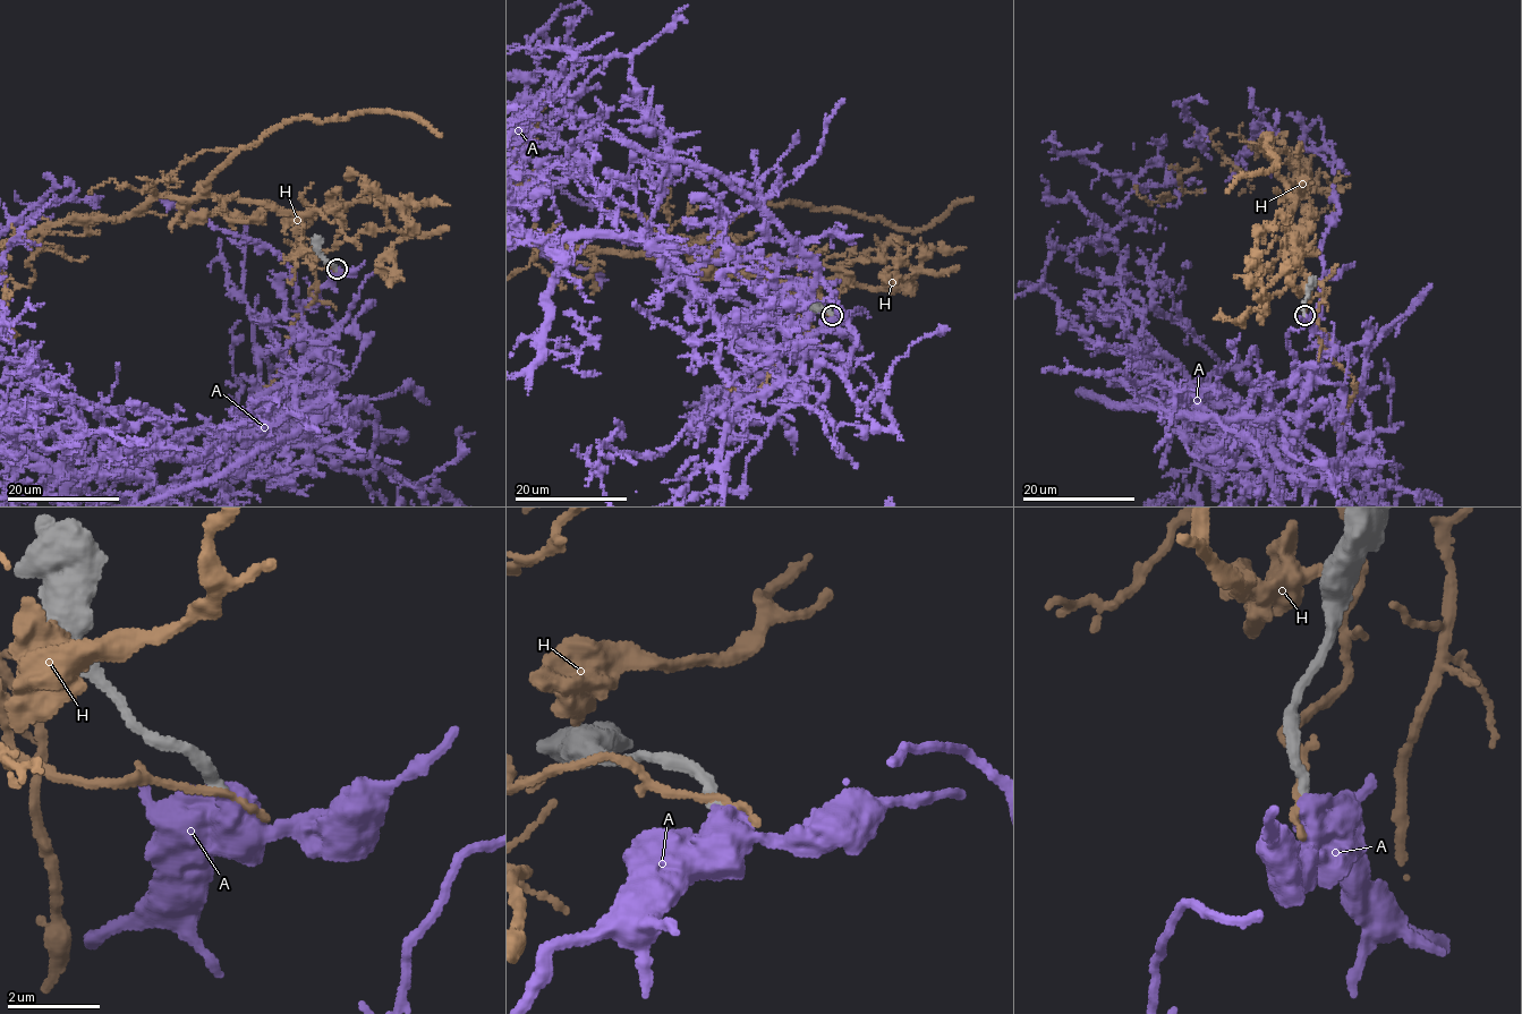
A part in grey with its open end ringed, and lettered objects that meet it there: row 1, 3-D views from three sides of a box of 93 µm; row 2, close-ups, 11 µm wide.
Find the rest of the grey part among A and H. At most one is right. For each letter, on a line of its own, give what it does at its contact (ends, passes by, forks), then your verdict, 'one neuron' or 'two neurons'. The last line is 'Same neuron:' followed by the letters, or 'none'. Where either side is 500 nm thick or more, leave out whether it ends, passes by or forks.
A: one neuron
H: it passes by | two neurons
Same neuron: A

